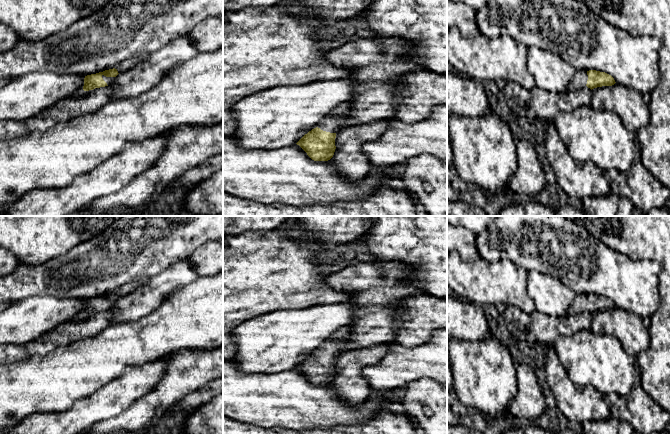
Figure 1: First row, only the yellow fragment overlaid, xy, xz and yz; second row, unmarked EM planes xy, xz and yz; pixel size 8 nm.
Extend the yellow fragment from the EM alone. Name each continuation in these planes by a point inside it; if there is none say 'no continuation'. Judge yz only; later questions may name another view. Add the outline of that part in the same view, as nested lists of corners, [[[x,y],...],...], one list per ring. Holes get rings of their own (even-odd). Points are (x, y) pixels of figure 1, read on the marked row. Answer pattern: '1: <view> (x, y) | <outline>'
1: yz (579, 81) | [[[577,70],[572,82],[568,86],[568,92],[579,90],[586,86],[588,75],[586,71]]]

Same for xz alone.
1: xz (332, 123) | [[[352,101],[343,104],[332,113],[330,113],[326,118],[324,118],[317,127],[323,131],[330,133],[337,133],[341,129],[341,123],[343,120],[348,118],[351,112]]]

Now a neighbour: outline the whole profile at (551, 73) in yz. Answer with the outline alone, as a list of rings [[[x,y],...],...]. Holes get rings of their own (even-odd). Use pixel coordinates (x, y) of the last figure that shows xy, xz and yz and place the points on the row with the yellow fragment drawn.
[[[536,46],[528,47],[526,64],[536,87],[565,95],[577,71],[557,54]]]

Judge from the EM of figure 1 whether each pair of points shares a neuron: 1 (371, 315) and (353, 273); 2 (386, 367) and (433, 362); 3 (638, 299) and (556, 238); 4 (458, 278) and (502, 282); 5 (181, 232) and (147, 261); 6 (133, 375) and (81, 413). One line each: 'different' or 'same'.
1: same
2: same
3: same
4: same
5: same
6: same

